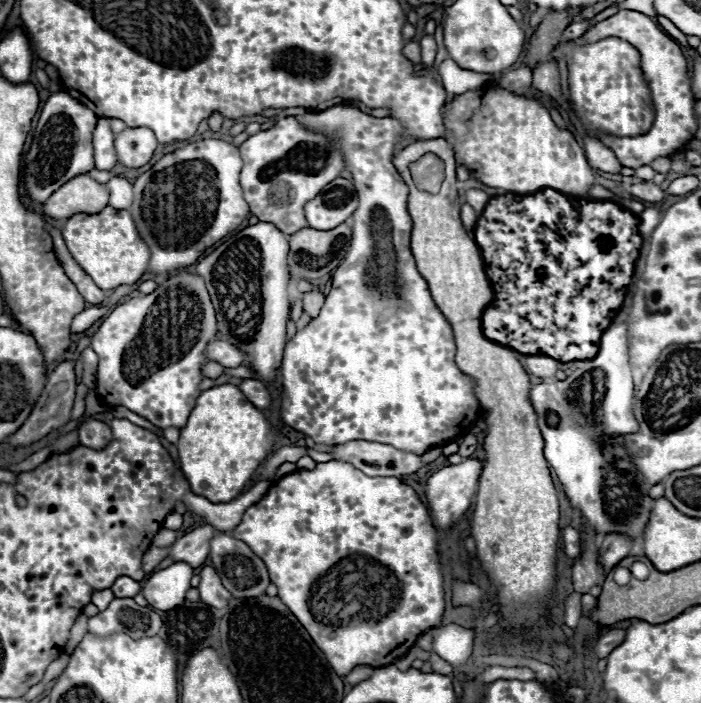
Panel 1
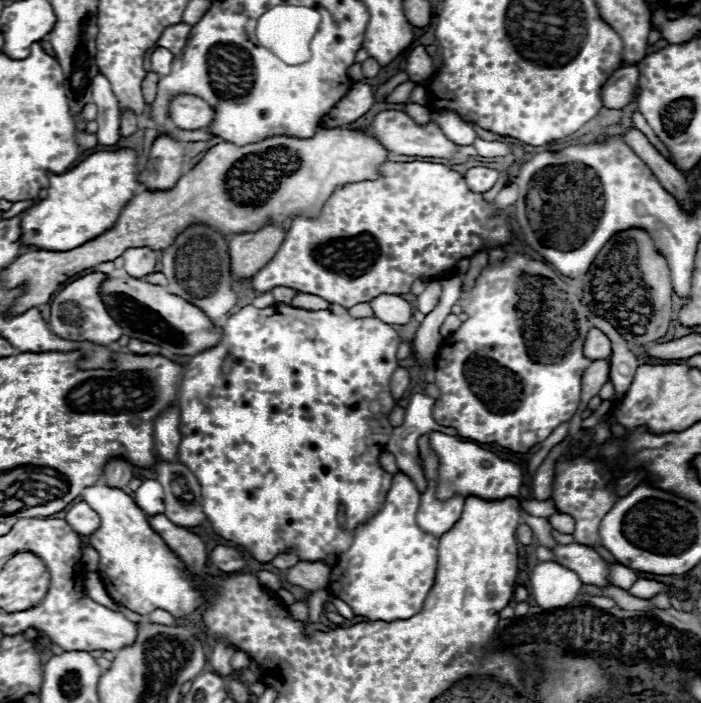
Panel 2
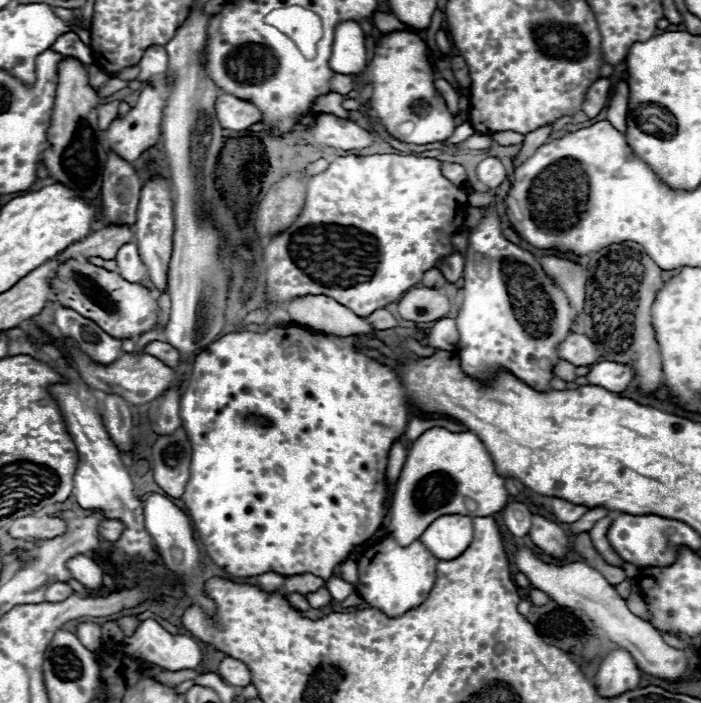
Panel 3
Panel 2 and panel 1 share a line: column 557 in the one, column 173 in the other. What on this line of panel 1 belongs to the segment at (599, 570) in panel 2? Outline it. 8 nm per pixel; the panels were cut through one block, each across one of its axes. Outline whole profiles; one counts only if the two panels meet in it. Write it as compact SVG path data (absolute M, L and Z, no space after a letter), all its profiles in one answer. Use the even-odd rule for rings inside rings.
M204 524L188 534L184 534L182 538L178 538L170 550L170 556L174 558L174 562L188 562L192 568L198 568L210 550L210 540L220 534L218 528L214 528L212 524Z

